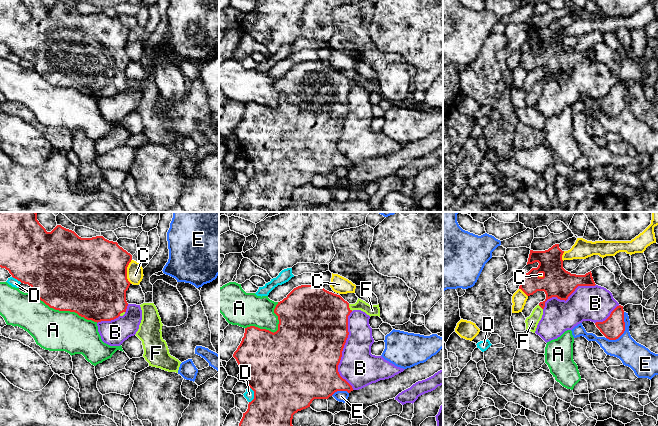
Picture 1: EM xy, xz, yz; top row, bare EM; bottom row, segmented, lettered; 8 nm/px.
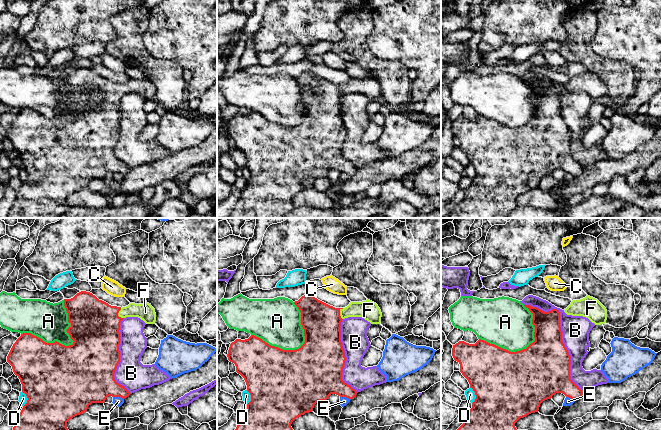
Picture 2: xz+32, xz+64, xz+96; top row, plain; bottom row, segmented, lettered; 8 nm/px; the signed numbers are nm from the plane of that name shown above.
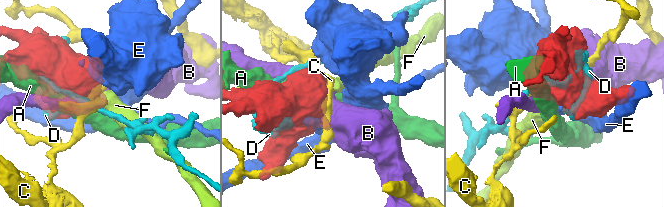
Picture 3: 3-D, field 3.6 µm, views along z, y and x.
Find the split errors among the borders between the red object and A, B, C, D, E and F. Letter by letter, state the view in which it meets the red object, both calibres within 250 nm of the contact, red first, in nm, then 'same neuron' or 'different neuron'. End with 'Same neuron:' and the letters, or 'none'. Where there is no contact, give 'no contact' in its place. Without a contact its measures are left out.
A: xy | 500/320 nm | different neuron
B: xz | 500/300 nm | different neuron
C: xy | 500/130 nm | different neuron
D: xz | 500/80 nm | different neuron
E: yz | 180/200 nm | different neuron
F: xz | 460/100 nm | same neuron
Same neuron: F

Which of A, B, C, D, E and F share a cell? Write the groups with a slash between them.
A / B / C / D / E / F

